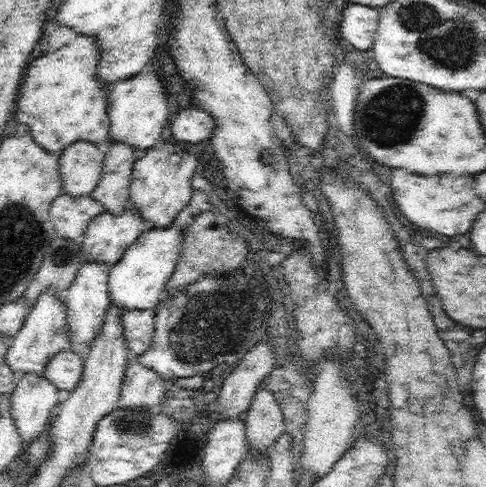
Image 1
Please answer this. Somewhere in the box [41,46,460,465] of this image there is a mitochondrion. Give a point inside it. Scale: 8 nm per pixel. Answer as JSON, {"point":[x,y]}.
{"point":[216,323]}

